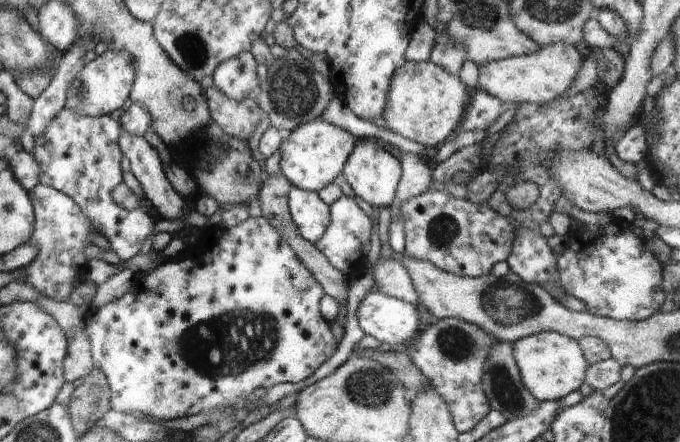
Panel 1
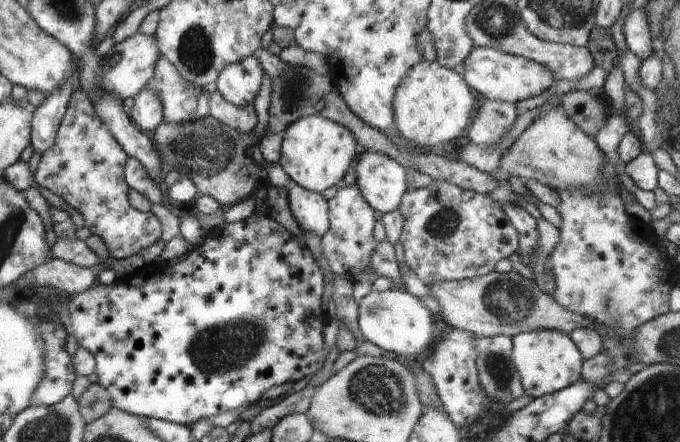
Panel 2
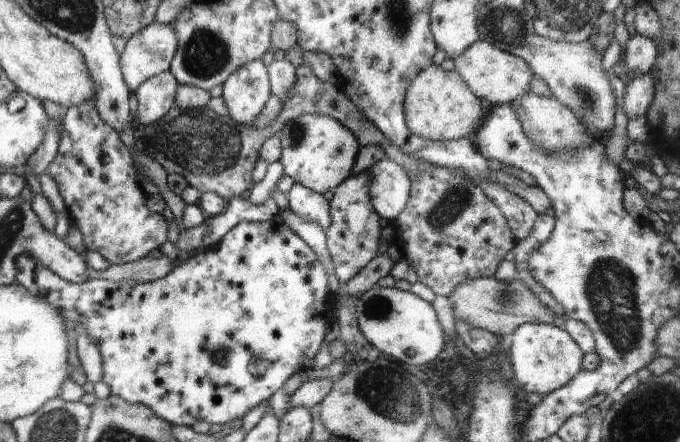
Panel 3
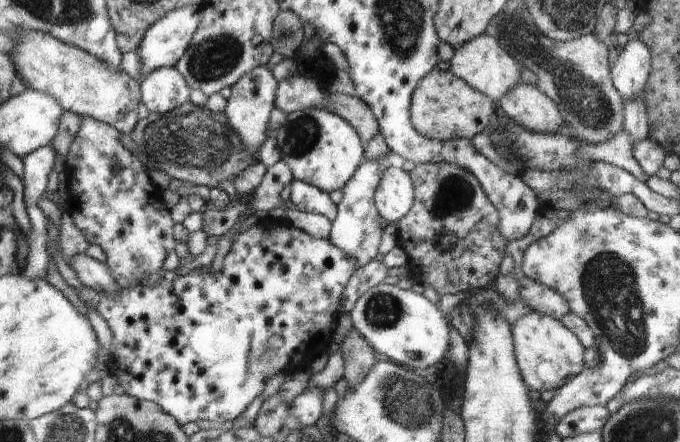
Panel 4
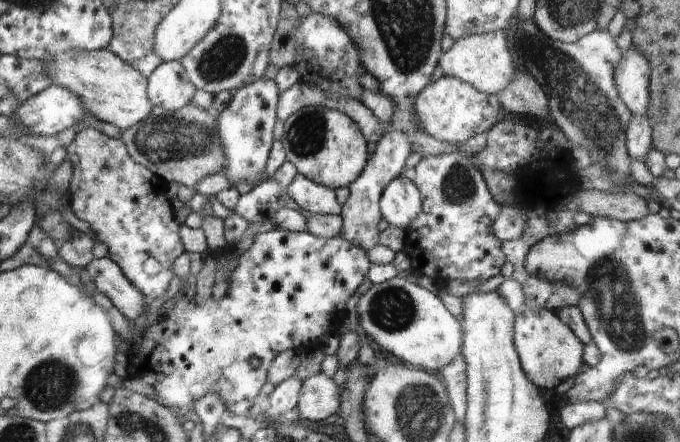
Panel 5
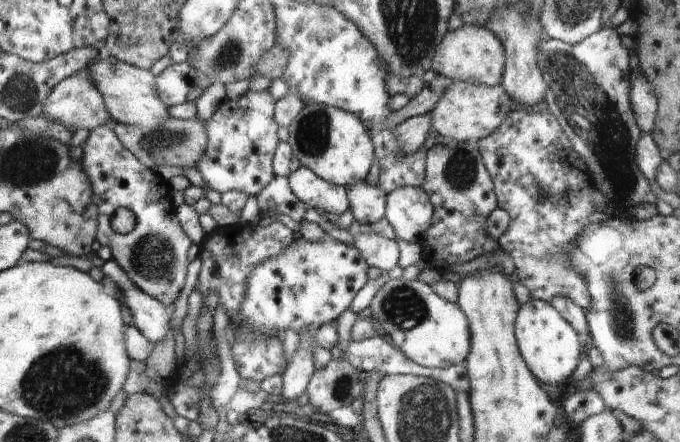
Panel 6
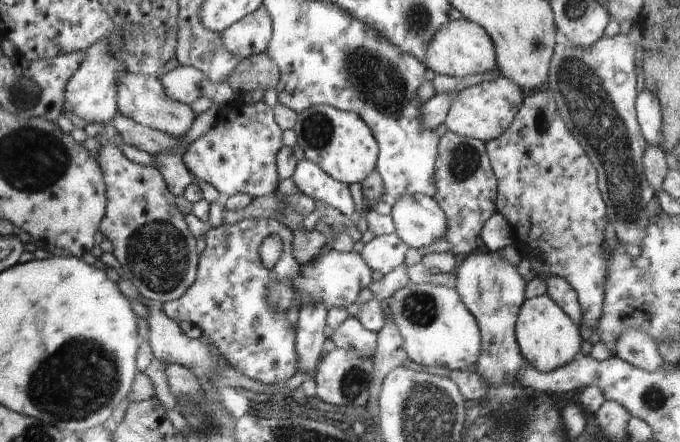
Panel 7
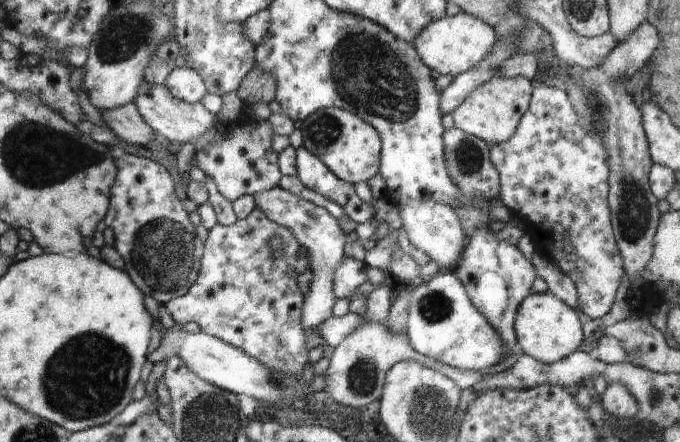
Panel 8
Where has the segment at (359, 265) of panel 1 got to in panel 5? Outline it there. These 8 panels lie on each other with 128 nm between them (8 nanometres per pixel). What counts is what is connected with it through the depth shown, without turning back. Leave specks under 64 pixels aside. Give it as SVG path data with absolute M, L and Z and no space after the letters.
M388 130L377 142L376 150L369 155L368 162L360 176L349 185L349 198L341 206L341 236L354 246L369 251L379 244L379 236L384 223L379 207L379 200L384 187L400 174L404 174L404 164L411 153L409 138L400 131Z

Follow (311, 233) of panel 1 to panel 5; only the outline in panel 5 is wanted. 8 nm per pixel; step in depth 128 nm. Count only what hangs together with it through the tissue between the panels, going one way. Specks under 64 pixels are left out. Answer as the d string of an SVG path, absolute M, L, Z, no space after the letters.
M298 173L294 177L286 192L301 209L310 213L341 214L341 205L340 201L336 200L335 190L316 184L303 174Z

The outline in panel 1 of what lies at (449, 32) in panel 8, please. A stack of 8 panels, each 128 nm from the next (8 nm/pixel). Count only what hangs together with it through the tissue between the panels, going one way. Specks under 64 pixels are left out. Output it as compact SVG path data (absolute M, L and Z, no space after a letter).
M553 44L540 47L532 54L510 57L478 65L477 88L487 90L505 105L521 102L547 105L560 99L573 85L583 63L585 49L575 45Z

